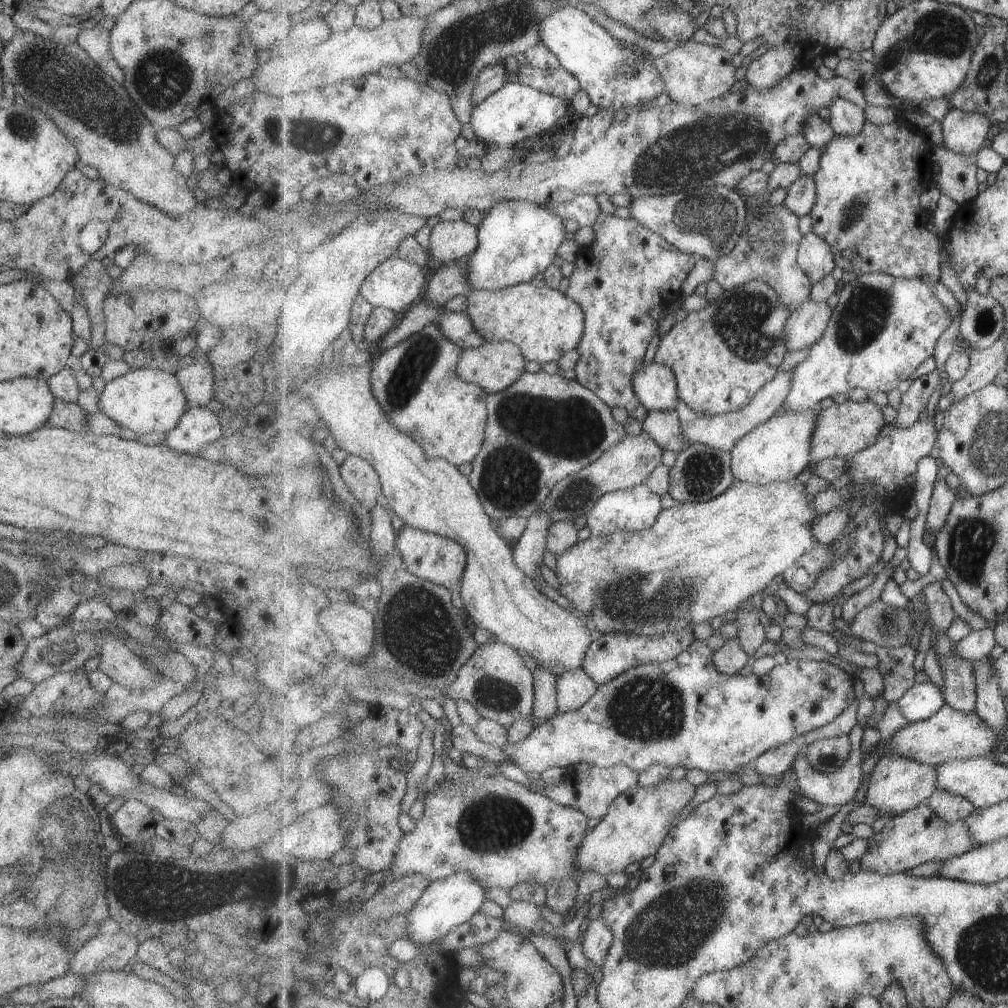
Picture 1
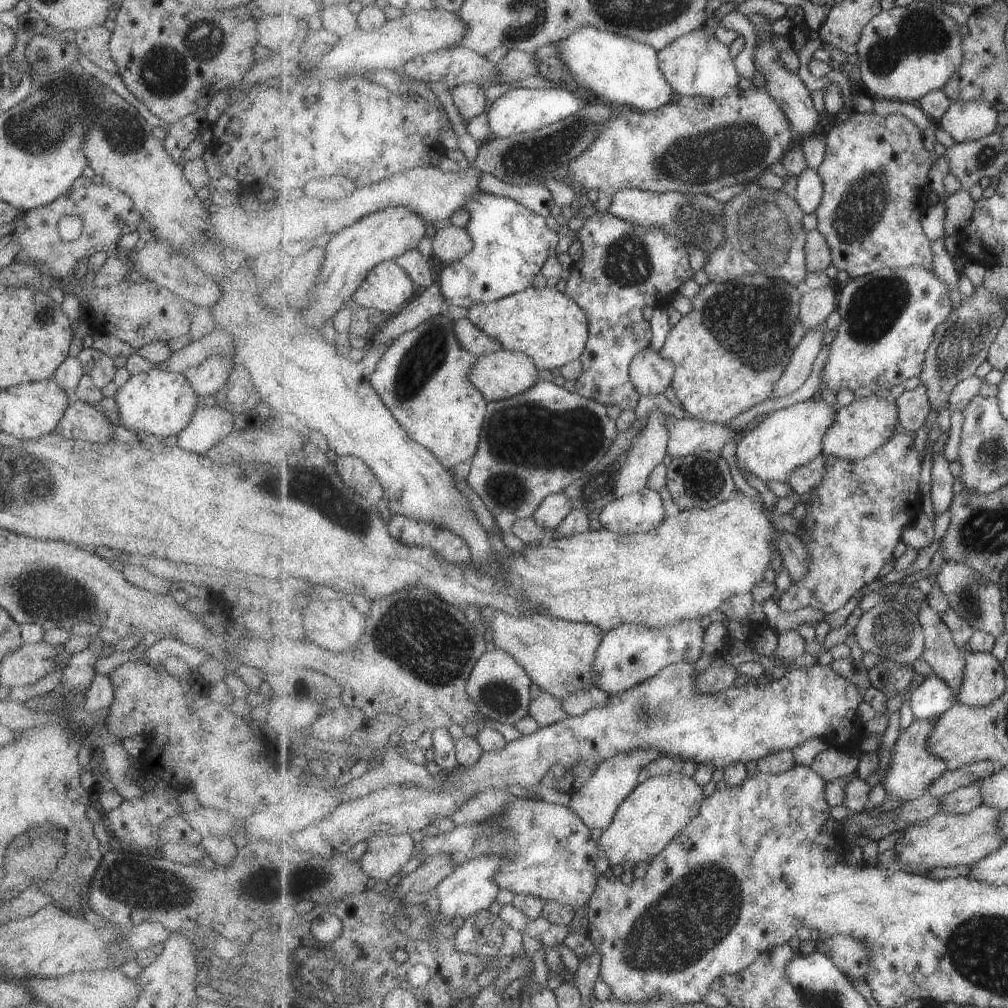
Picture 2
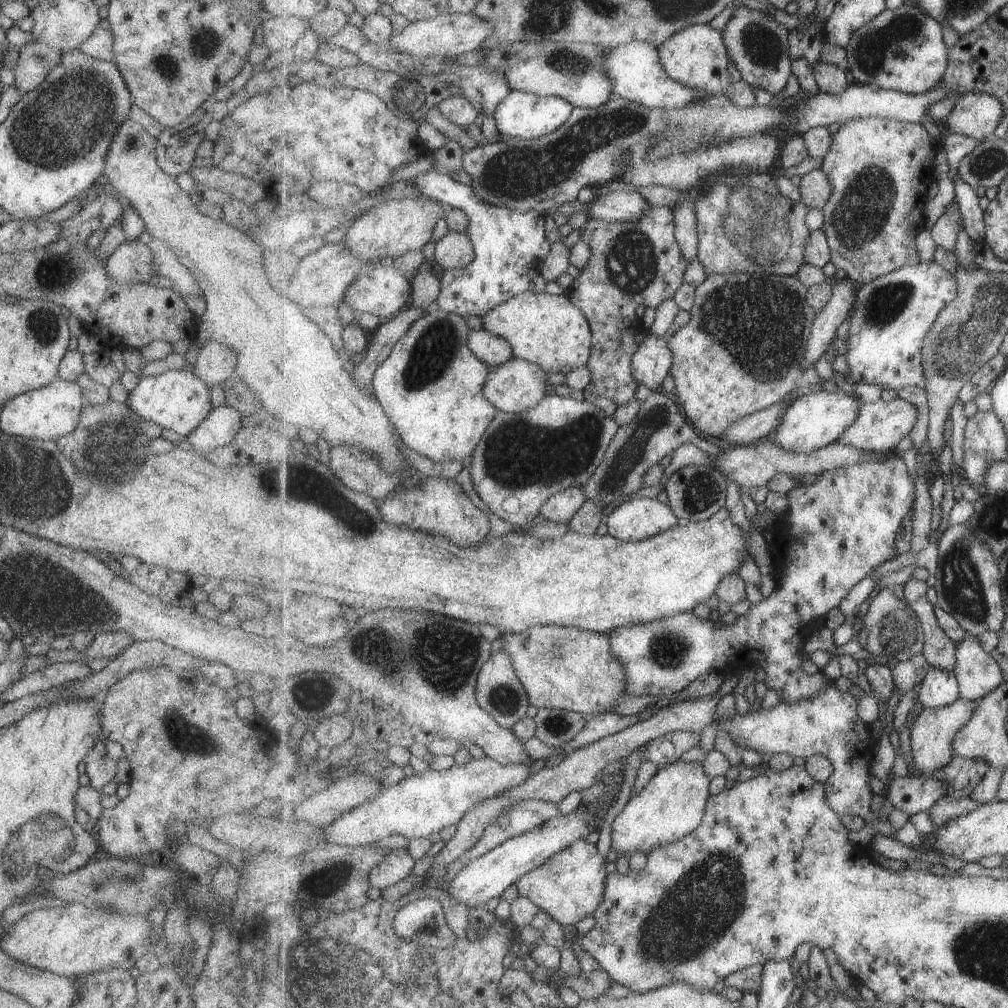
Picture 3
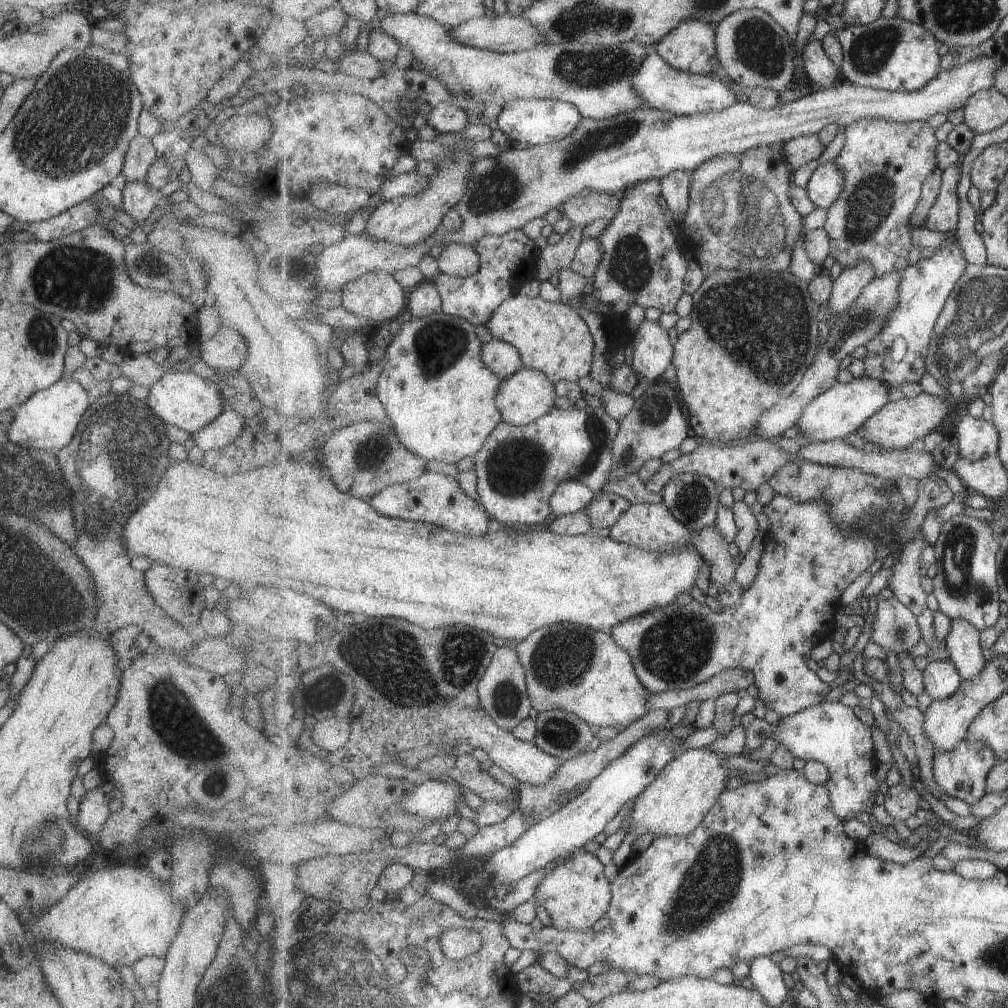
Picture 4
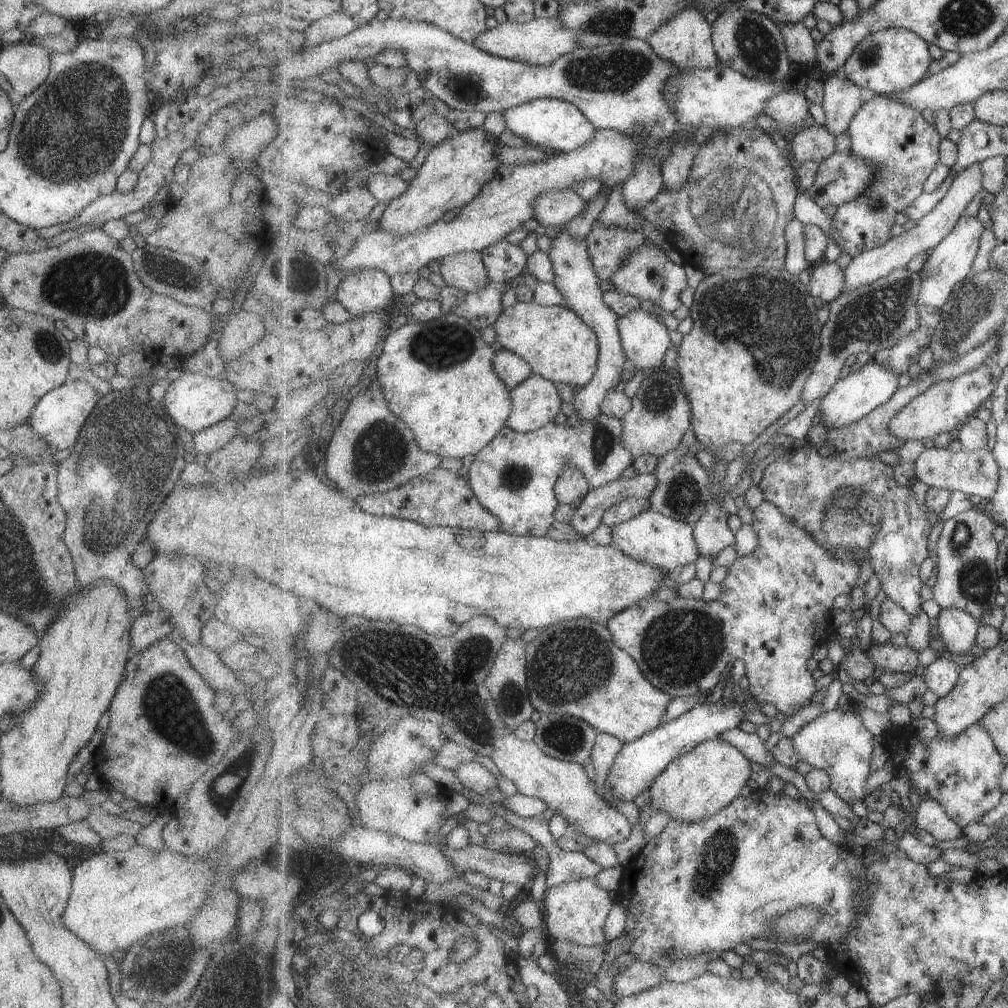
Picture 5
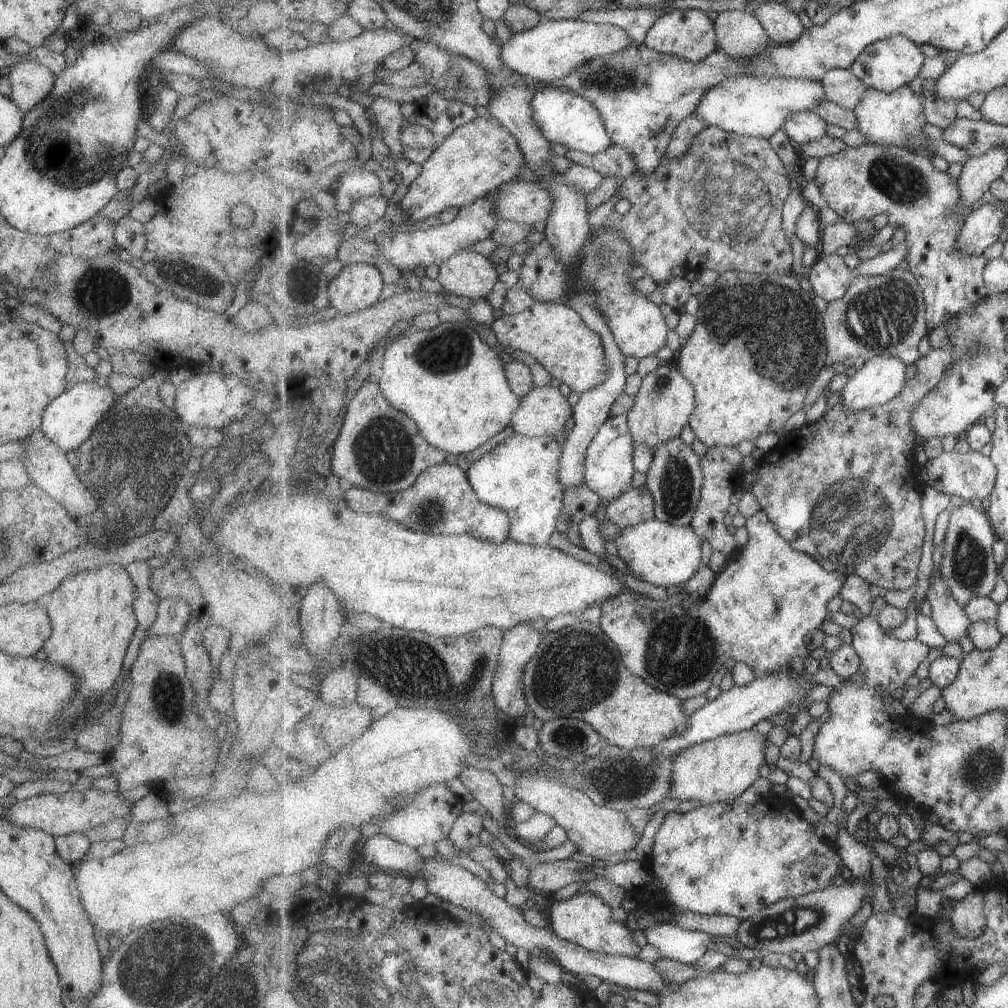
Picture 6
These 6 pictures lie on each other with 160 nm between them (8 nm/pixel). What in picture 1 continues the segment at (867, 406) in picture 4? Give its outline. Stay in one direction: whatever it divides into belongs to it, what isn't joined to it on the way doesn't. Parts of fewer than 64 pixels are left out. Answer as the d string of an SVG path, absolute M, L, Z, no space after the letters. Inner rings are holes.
M819 409L777 411L769 420L756 426L735 445L732 469L737 481L756 485L786 483L812 464L812 442L818 427Z

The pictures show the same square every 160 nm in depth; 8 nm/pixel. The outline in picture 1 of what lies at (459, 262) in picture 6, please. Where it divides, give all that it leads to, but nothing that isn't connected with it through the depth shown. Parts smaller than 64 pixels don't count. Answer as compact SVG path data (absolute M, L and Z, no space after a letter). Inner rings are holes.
M464 218L458 221L440 220L430 233L429 253L437 260L450 264L467 260L479 245L478 228Z

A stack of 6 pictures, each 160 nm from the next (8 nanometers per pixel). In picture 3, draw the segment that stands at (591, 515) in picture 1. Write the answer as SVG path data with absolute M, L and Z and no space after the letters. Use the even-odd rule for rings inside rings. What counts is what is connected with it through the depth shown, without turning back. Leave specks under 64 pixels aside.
M639 496L622 502L605 521L608 535L624 542L646 540L681 523L669 504Z

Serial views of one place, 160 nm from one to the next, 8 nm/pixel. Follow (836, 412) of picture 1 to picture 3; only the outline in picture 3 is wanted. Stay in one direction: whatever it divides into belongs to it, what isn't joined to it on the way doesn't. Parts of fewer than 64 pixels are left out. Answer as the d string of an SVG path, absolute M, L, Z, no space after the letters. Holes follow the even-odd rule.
M898 397L891 402L881 399L875 402L862 402L855 425L843 432L839 442L857 448L857 450L863 450L863 452L887 453L894 451L897 444L905 436L909 436L909 432L915 428L917 418L919 418L917 408L913 404L909 404L907 400L901 400Z

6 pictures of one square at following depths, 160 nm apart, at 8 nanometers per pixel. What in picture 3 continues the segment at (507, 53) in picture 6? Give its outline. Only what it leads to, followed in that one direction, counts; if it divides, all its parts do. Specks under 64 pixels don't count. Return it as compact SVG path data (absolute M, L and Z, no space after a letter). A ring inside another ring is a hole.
M441 14L429 20L413 20L401 32L393 34L387 48L417 57L455 57L482 48L487 38L493 34L493 24L475 14Z

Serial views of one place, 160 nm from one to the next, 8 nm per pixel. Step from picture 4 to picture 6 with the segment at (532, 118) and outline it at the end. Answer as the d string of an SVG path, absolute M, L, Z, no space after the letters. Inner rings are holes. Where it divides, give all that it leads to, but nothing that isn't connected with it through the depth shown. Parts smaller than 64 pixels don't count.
M547 86L536 92L531 100L531 108L533 108L533 120L543 130L547 140L565 146L569 152L581 150L588 154L598 154L613 145L614 140L607 132L599 110L587 98L575 94L573 90Z

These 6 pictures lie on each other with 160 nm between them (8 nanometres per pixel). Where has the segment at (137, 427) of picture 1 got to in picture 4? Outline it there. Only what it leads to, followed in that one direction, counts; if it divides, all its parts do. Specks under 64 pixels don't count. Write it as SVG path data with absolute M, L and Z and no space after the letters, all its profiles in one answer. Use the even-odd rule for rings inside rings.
M173 369L164 373L148 388L148 399L145 402L160 421L176 426L191 436L221 414L219 386L220 384L200 378L191 371Z

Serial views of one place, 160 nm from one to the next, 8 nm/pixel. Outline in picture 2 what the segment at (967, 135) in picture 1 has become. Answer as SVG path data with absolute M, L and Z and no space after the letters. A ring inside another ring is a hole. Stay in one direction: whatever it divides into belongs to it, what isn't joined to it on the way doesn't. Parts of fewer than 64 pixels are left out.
M984 101L952 102L950 110L938 123L941 128L949 133L956 143L977 141L991 135L999 126L999 112L989 103Z

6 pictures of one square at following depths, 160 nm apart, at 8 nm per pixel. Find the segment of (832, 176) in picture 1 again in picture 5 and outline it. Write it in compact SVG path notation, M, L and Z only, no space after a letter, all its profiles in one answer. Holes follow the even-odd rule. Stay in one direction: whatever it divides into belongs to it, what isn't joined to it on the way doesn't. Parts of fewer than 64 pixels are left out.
M879 95L867 97L863 106L849 128L850 138L849 150L854 156L863 158L868 162L870 168L875 171L875 181L871 187L865 190L857 200L847 202L846 205L837 207L833 216L833 226L829 230L829 240L835 242L842 254L851 256L852 259L859 257L869 250L884 246L891 238L891 228L895 224L897 214L911 206L911 202L923 193L923 182L931 176L935 164L940 162L941 134L937 132L934 124L927 122L925 116L914 107L905 106L898 98L891 98L891 95Z

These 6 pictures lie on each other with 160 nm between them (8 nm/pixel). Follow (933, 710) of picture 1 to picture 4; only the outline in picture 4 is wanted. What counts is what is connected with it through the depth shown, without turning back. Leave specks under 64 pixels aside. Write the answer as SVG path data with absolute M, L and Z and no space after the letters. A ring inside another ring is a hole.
M932 660L922 676L924 691L933 701L953 696L962 686L959 670L950 660Z

